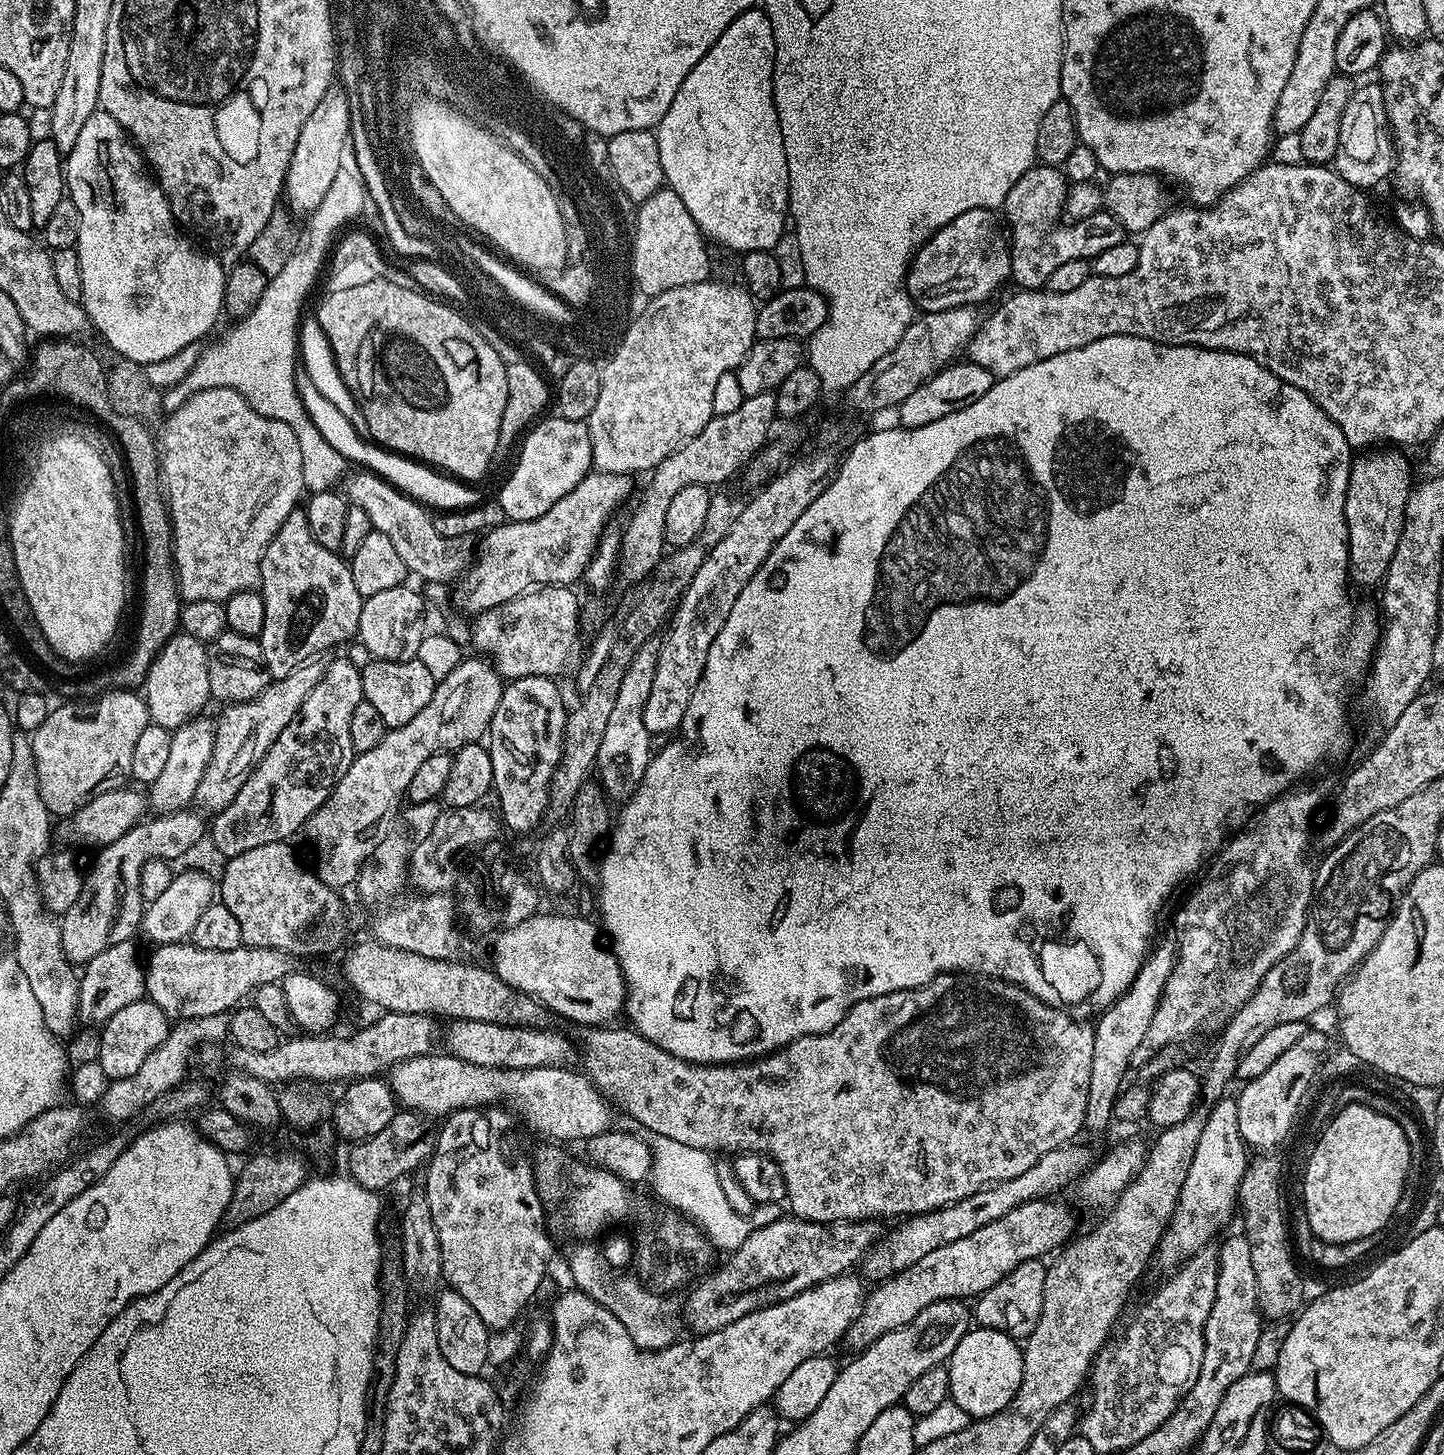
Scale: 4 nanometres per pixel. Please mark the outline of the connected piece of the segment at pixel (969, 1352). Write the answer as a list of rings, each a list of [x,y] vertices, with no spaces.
[[[973,1327],[954,1346],[951,1356],[946,1361],[946,1367],[950,1374],[950,1386],[948,1395],[970,1418],[979,1418],[981,1416],[993,1416],[998,1414],[1012,1399],[1014,1394],[1018,1394],[1018,1386],[1022,1386],[1022,1362],[1024,1354],[1021,1345],[1005,1332],[999,1332],[993,1328]]]

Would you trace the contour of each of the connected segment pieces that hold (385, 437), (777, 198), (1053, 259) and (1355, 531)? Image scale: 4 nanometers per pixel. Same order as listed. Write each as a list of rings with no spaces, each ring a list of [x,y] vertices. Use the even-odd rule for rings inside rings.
[[[392,278],[365,282],[362,286],[351,287],[350,290],[334,290],[328,292],[325,297],[325,300],[314,309],[314,315],[330,342],[330,350],[334,354],[336,365],[350,394],[366,418],[368,436],[389,452],[398,452],[402,456],[419,460],[421,464],[427,464],[453,478],[459,478],[464,482],[476,482],[472,480],[482,479],[487,474],[488,467],[493,467],[494,450],[498,446],[498,426],[502,426],[502,410],[506,410],[508,364],[501,349],[489,337],[480,336],[474,323],[462,316],[451,303],[440,298],[431,300],[430,297],[423,296],[412,288],[403,288],[402,285],[395,284]]]
[[[763,7],[747,8],[742,14],[738,14],[738,18],[734,18],[730,22],[730,26],[726,26],[726,30],[722,30],[722,38],[718,38],[718,42],[714,42],[714,46],[710,46],[710,50],[706,50],[706,54],[702,54],[698,66],[694,66],[694,70],[690,70],[690,74],[686,74],[682,86],[678,86],[678,94],[674,94],[674,102],[670,102],[670,110],[666,110],[666,114],[654,129],[658,142],[658,158],[662,158],[665,185],[672,188],[674,194],[678,194],[678,198],[682,198],[686,210],[690,210],[690,218],[694,218],[700,231],[711,243],[713,240],[714,243],[721,244],[722,247],[729,248],[730,251],[737,252],[737,254],[754,250],[773,251],[777,247],[775,244],[784,236],[784,228],[786,232],[788,167],[786,166],[786,150],[782,142],[782,130],[778,122],[776,103],[772,93],[775,57],[776,43],[774,42],[774,30],[770,26],[770,18],[765,14]]]
[[[1033,166],[1030,171],[1026,174],[1022,174],[1022,178],[1018,178],[1018,182],[1014,182],[1014,187],[1011,188],[1010,194],[1006,194],[1004,203],[1002,205],[1002,216],[1004,212],[1003,219],[1006,221],[1007,231],[1010,233],[1010,251],[1012,254],[1012,275],[1010,277],[1011,283],[1019,286],[1024,290],[1040,290],[1047,285],[1050,274],[1054,274],[1054,270],[1058,270],[1058,266],[1063,266],[1065,262],[1074,262],[1075,260],[1087,260],[1091,261],[1093,256],[1102,254],[1102,250],[1106,250],[1109,246],[1118,246],[1118,242],[1122,242],[1126,238],[1126,233],[1124,227],[1115,220],[1109,212],[1106,210],[1101,210],[1093,214],[1090,218],[1085,220],[1078,220],[1075,222],[1065,223],[1065,228],[1056,228],[1053,232],[1048,232],[1048,227],[1055,222],[1056,219],[1061,219],[1064,210],[1064,201],[1068,195],[1069,185],[1064,179],[1064,173],[1059,167],[1056,166]]]
[[[1403,451],[1376,452],[1373,456],[1355,457],[1352,473],[1348,475],[1348,489],[1344,503],[1344,517],[1348,527],[1348,579],[1360,588],[1372,588],[1381,583],[1387,574],[1391,559],[1394,558],[1398,540],[1402,538],[1403,518],[1406,516],[1407,500],[1410,498],[1412,482],[1412,464],[1403,456]]]

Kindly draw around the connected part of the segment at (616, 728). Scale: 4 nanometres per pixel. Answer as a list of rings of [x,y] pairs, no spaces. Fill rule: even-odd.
[[[653,638],[647,640],[642,650],[634,654],[634,660],[630,662],[630,670],[626,670],[626,675],[620,683],[618,699],[614,701],[610,719],[606,721],[606,730],[602,734],[602,746],[598,746],[594,772],[595,775],[600,775],[598,784],[603,789],[605,797],[612,802],[614,800],[626,802],[635,794],[654,752],[651,744],[653,741],[646,730],[644,711],[646,698],[650,698],[650,686],[654,684],[654,670],[658,664],[659,653],[660,640]]]

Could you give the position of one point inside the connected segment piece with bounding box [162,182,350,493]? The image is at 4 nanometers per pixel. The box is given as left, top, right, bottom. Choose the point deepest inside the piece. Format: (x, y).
(258, 358)

